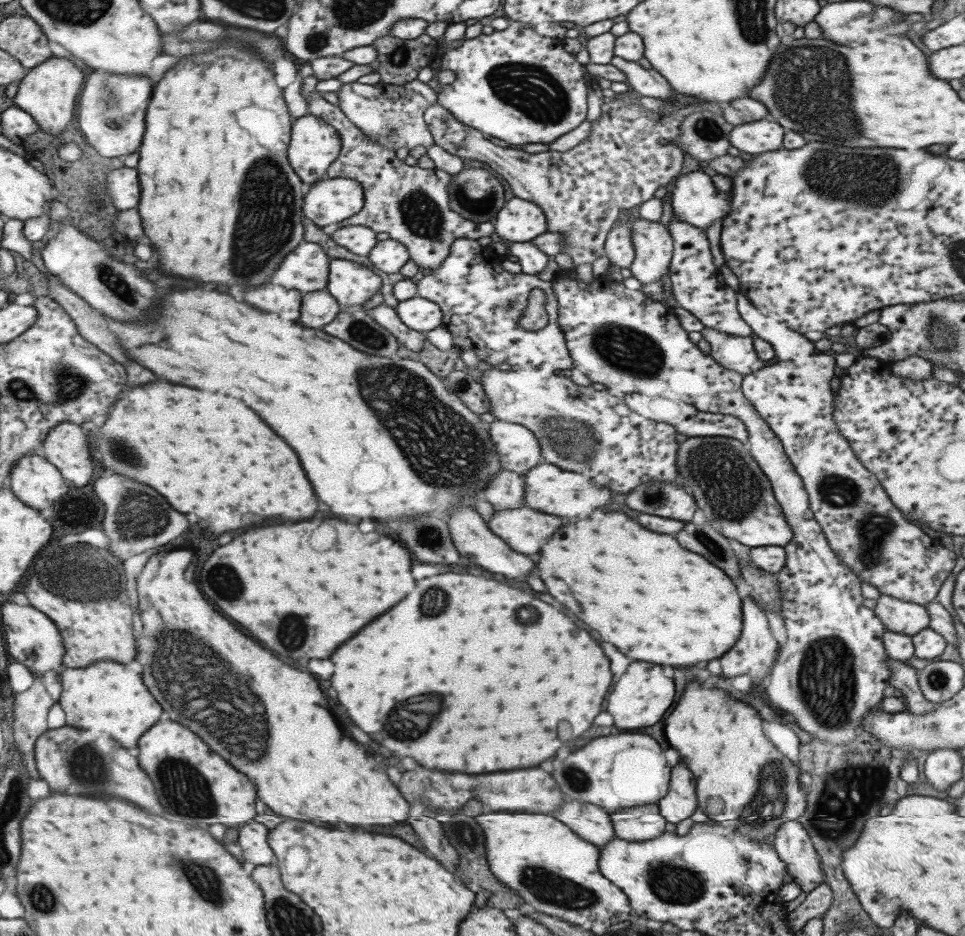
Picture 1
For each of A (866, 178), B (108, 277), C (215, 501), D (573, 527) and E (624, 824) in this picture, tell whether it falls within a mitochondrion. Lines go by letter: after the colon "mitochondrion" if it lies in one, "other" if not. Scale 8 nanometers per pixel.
A: mitochondrion
B: mitochondrion
C: other
D: other
E: other

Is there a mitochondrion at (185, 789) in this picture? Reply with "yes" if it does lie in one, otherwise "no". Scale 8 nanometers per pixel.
yes

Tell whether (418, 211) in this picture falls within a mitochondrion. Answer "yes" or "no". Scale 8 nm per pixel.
yes

